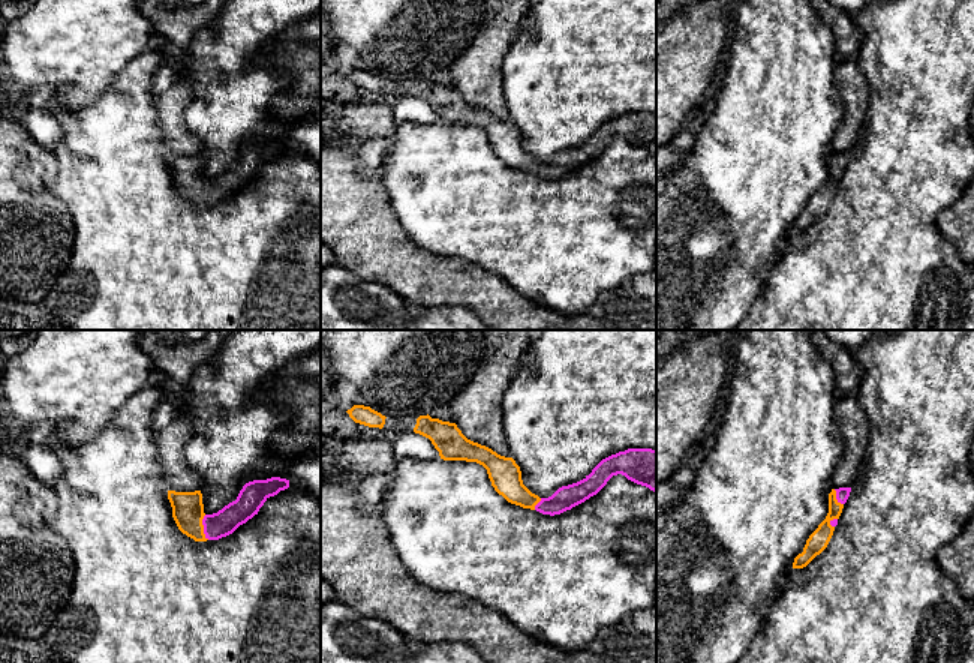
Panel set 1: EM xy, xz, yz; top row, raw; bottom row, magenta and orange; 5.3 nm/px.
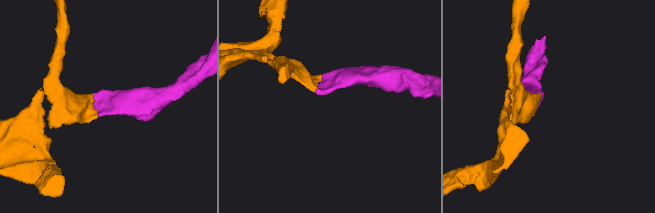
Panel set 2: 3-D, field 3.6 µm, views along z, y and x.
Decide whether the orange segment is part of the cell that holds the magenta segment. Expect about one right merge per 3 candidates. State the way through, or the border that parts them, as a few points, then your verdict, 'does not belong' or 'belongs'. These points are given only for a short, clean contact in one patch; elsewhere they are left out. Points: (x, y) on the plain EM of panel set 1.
across xy (224, 186), (215, 191), (204, 191), (188, 174) | belongs

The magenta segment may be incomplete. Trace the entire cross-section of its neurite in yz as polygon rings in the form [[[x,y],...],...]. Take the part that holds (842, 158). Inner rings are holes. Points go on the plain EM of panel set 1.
[[[851,152],[832,153],[829,158],[829,177],[818,192],[809,200],[803,216],[794,222],[793,232],[806,231],[817,219],[820,219],[829,208],[838,183],[842,177],[844,168],[850,160]]]

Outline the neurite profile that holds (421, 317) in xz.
[[[405,298],[403,302],[409,315],[408,330],[490,330],[463,306],[424,306]]]

